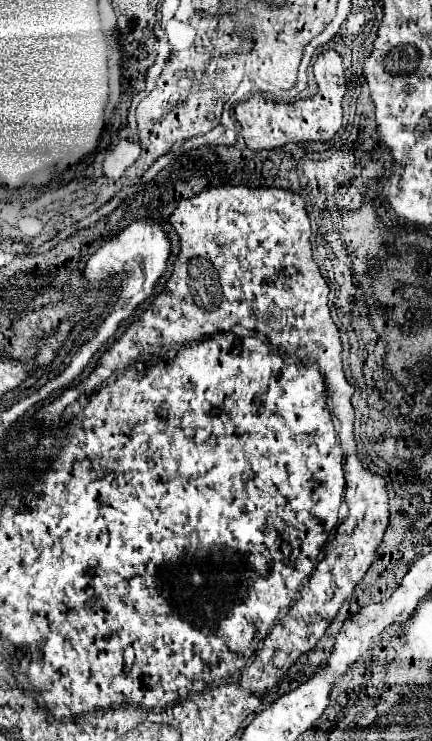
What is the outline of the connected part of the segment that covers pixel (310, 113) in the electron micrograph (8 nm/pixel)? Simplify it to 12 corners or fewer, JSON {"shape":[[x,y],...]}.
{"shape":[[342,56],[314,62],[318,92],[276,104],[236,106],[250,150],[328,142],[342,126]]}

